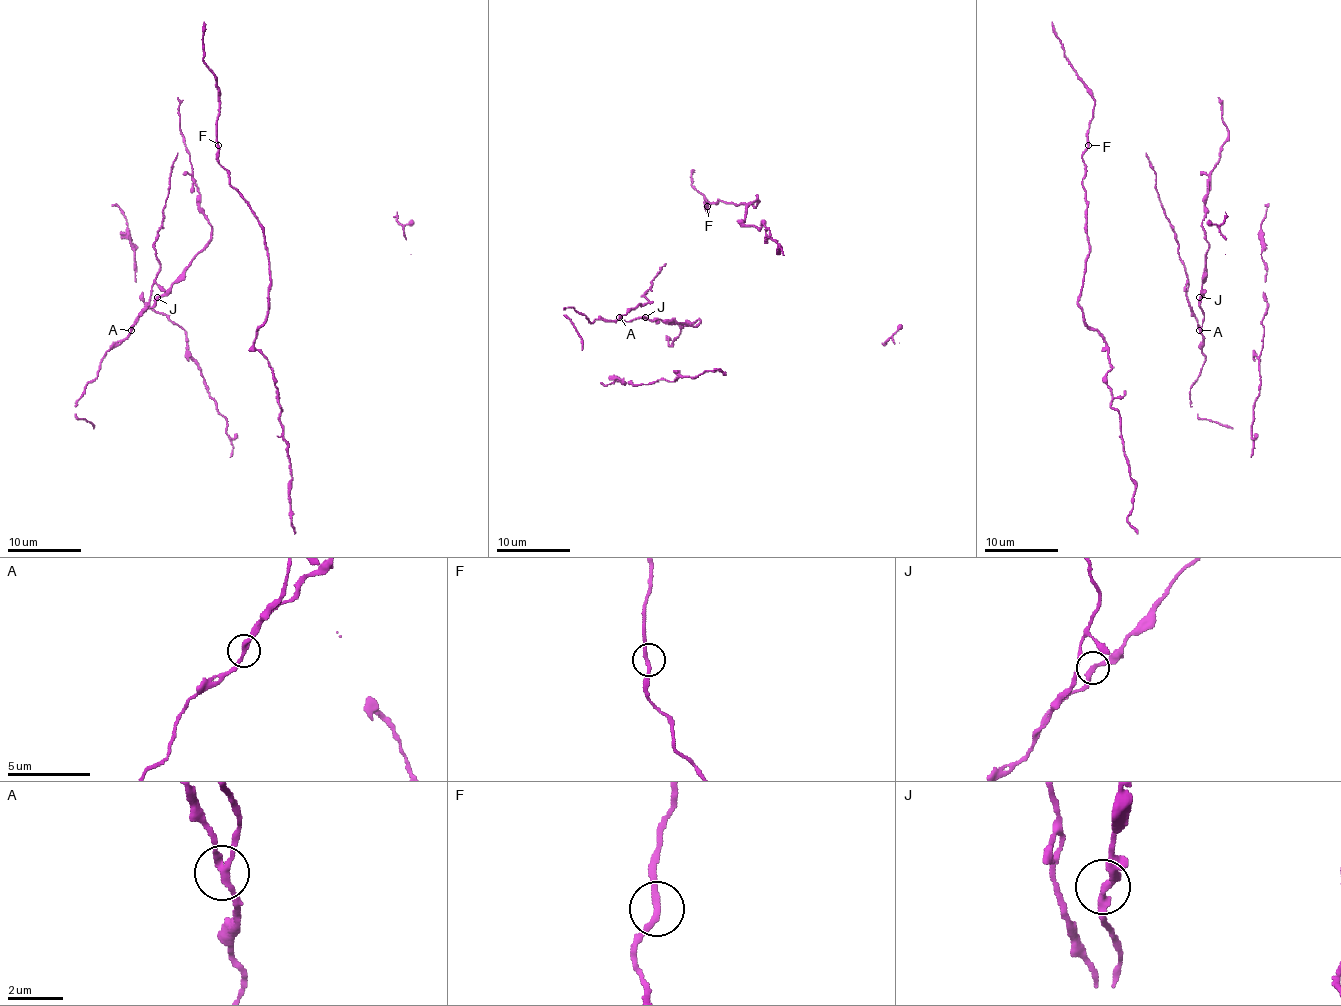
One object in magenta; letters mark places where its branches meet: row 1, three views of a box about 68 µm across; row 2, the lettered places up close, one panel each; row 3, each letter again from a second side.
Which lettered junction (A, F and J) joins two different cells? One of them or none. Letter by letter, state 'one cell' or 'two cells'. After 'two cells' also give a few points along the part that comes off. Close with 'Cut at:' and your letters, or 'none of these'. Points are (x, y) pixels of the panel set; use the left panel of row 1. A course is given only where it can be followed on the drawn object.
A: two cells; foreign part runs (131, 329), (139, 313), (148, 303), (159, 270), (155, 237), (178, 152)
F: one cell
J: one cell
Cut at: A

